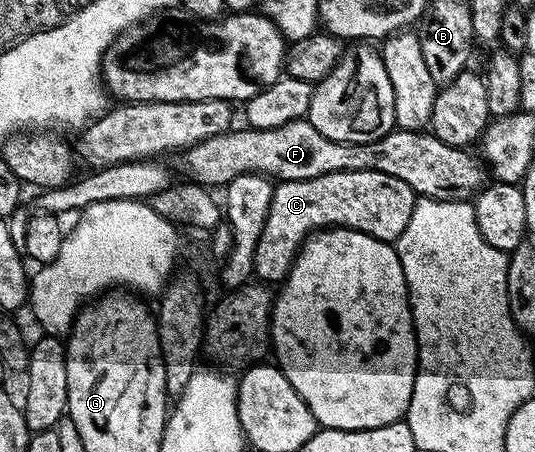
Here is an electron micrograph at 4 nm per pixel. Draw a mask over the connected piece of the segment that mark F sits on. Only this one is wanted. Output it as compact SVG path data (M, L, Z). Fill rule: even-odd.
M304 118L285 122L273 130L240 127L240 132L228 130L192 148L178 153L179 168L188 181L199 186L226 186L241 174L257 170L260 176L281 180L321 178L321 174L345 170L377 170L390 174L409 185L416 195L437 201L472 199L486 185L489 172L484 161L471 156L466 149L449 146L430 132L392 129L389 135L371 143L347 144L325 138L317 126Z

